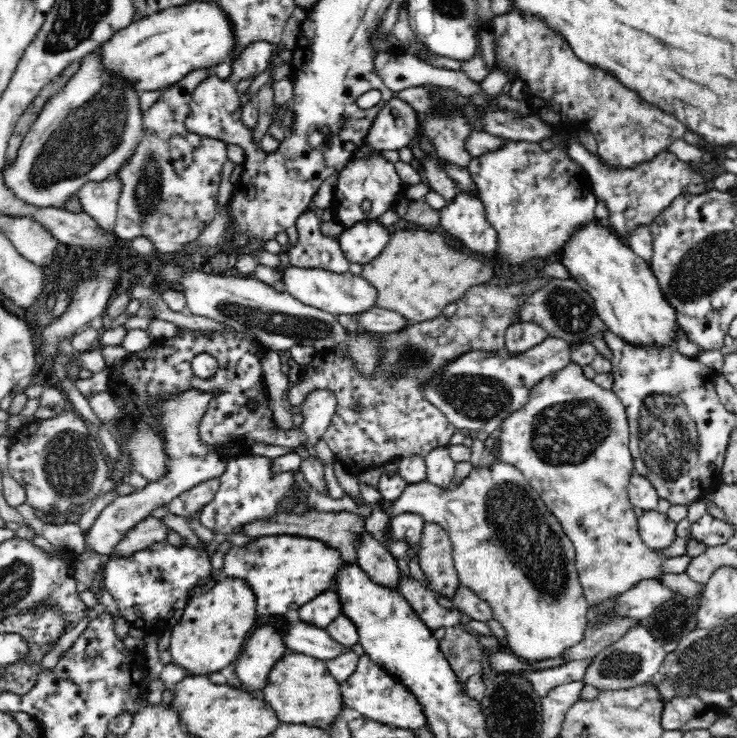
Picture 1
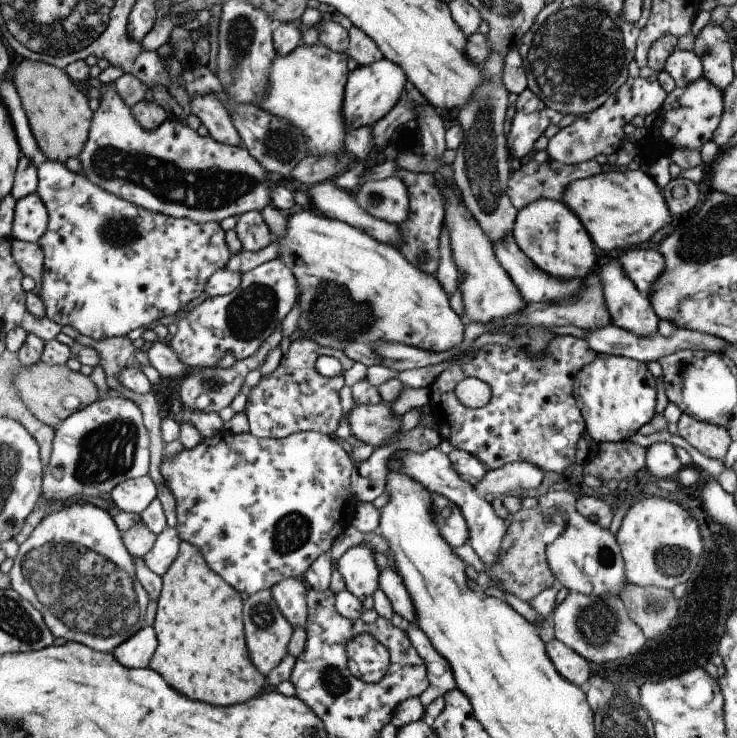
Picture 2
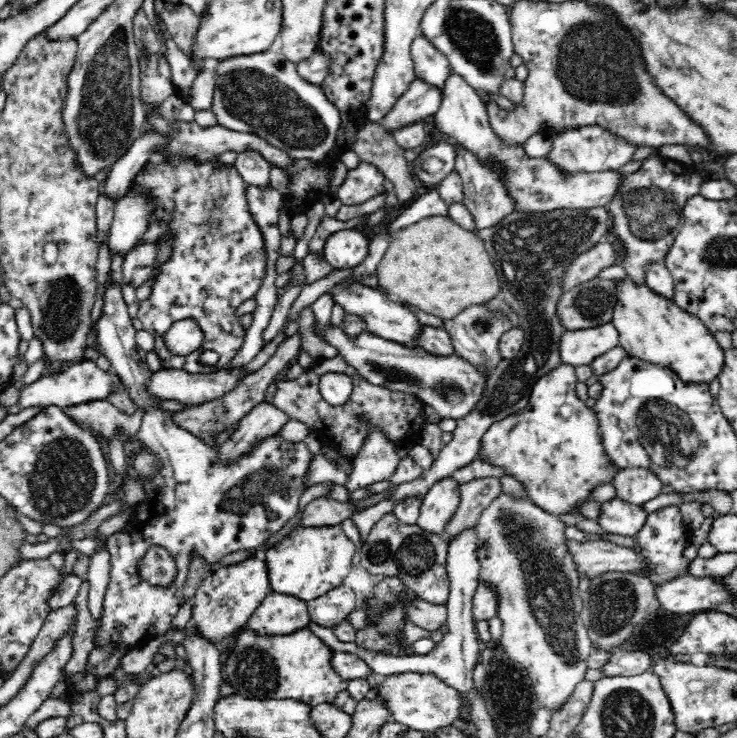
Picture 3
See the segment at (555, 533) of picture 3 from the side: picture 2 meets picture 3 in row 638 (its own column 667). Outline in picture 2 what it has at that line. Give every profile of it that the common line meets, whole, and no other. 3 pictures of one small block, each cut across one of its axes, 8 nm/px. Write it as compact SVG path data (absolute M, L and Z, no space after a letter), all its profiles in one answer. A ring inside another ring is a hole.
M658 497L643 498L632 505L615 536L623 556L627 582L640 587L656 586L673 590L678 584L686 583L694 574L704 550L697 521L677 503Z

